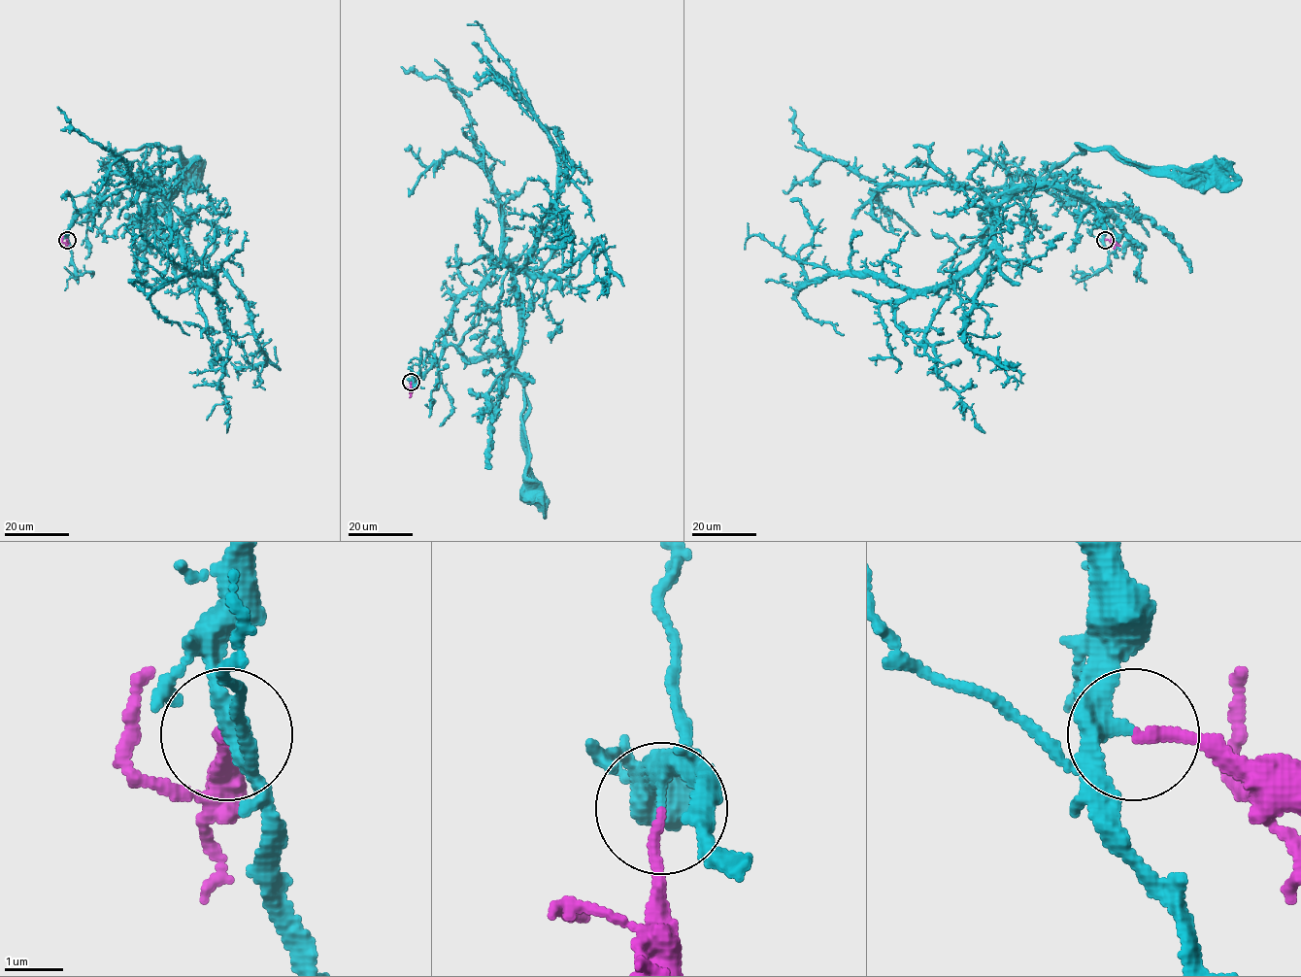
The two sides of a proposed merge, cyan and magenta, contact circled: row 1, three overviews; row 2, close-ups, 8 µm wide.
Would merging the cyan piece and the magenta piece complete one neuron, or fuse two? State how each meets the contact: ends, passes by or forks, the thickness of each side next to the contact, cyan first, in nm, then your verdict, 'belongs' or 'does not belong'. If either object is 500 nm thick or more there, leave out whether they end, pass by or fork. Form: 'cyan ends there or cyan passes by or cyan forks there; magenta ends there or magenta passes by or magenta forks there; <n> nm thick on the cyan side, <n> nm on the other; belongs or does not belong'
cyan passes by; magenta ends there; 280 nm thick on the cyan side, 170 nm on the other; belongs

